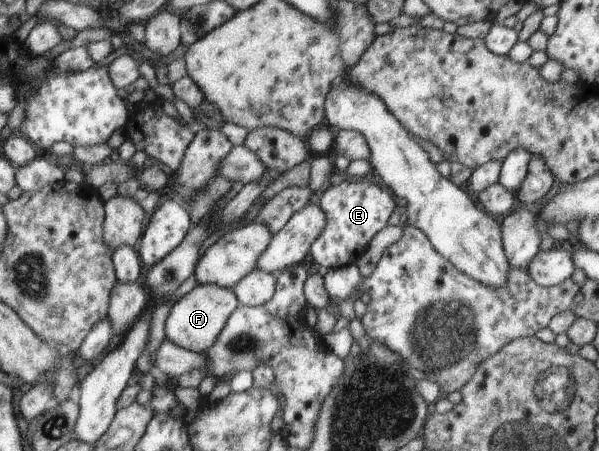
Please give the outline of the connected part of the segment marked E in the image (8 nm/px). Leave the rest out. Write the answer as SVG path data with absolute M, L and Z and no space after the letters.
M341 177L323 193L321 210L325 212L327 224L310 248L314 263L325 268L341 268L357 263L365 253L369 242L379 230L387 226L389 216L397 210L397 199L392 193L369 182L349 182Z

